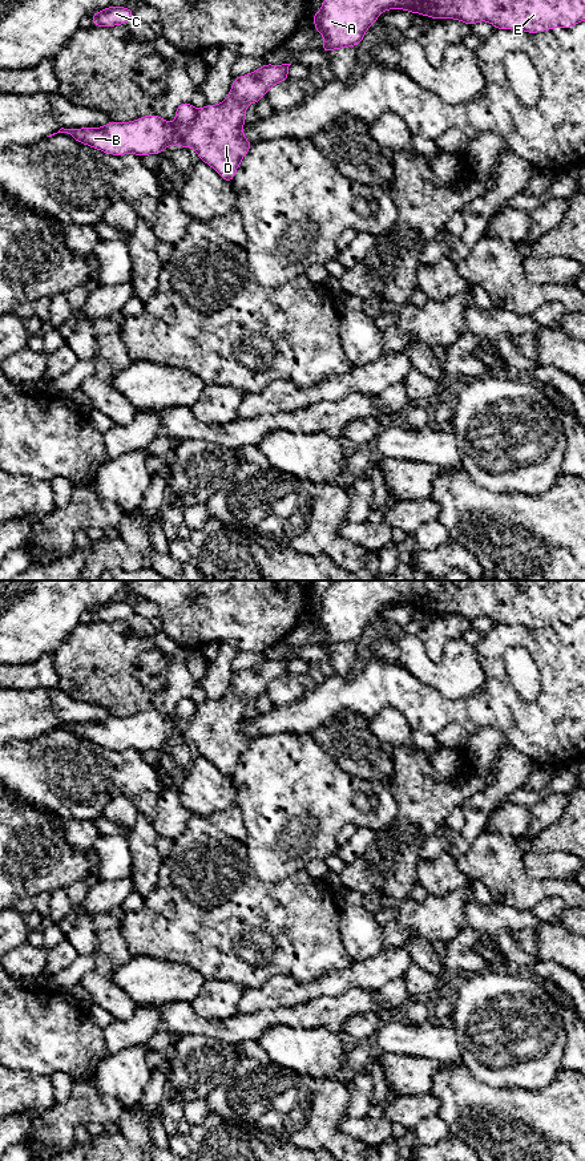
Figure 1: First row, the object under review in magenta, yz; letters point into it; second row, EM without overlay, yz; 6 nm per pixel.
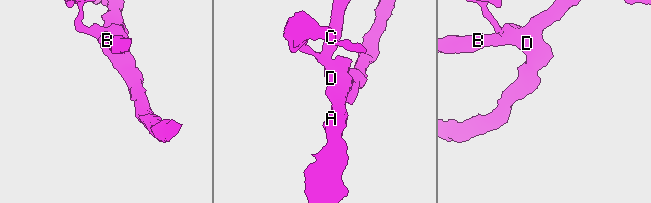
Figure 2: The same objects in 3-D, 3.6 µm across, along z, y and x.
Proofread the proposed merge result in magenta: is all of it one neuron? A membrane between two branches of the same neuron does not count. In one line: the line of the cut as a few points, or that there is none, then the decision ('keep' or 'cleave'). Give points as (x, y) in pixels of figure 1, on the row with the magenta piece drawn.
cut in yz along (197, 110), (189, 122), (177, 121); cleave

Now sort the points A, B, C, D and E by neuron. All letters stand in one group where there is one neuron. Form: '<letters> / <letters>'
A B D E / C

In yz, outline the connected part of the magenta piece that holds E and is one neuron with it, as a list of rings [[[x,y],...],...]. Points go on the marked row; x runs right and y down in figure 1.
[[[323,0],[319,12],[311,15],[316,32],[326,39],[319,49],[327,53],[362,44],[367,29],[388,9],[404,9],[435,20],[460,20],[469,27],[488,21],[495,29],[521,29],[528,33],[572,28],[585,21],[585,0]]]

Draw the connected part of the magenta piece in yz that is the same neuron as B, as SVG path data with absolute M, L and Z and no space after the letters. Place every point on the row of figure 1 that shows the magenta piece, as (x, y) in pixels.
M265 64L249 74L234 78L229 96L218 105L206 105L197 110L190 124L168 122L160 116L149 114L130 122L109 121L101 128L64 129L57 133L68 133L77 142L98 149L105 154L124 155L161 154L169 145L193 147L199 159L211 166L222 179L233 182L242 158L249 153L253 143L243 137L243 124L246 121L246 106L258 104L269 89L287 78L291 64L273 65Z

